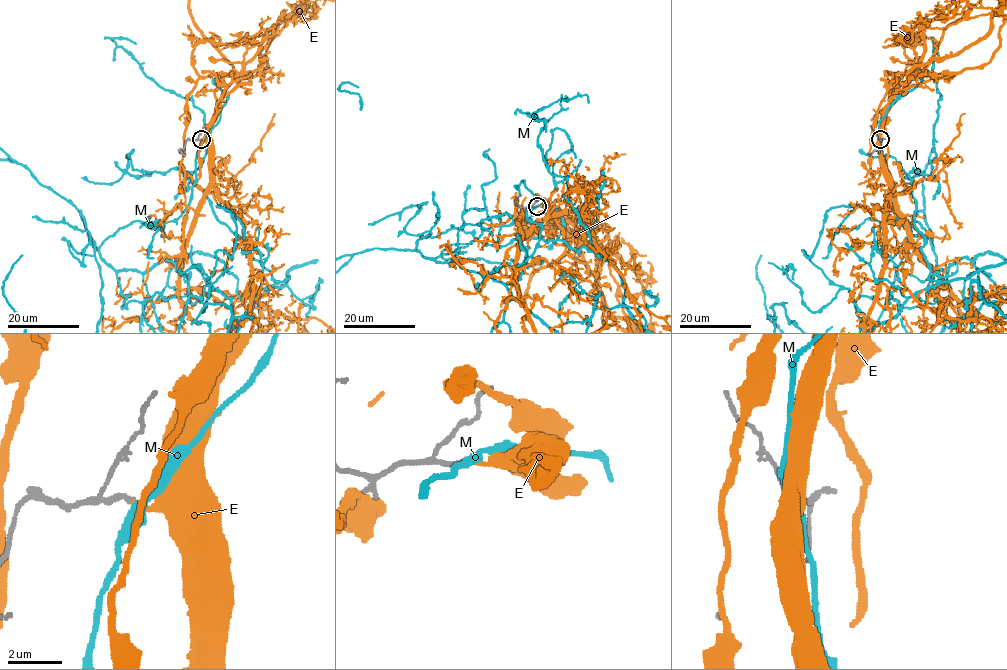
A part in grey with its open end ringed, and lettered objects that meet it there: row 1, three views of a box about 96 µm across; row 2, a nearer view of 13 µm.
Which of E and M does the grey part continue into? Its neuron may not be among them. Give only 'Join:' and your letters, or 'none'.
Join: E

